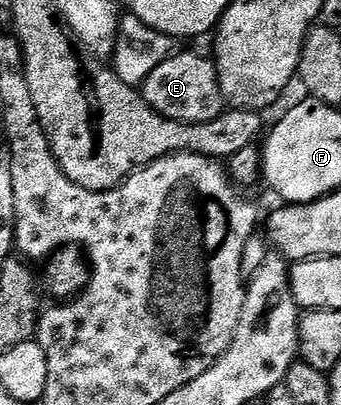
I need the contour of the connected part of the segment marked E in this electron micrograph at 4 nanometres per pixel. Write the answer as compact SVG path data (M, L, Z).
M177 50L174 51L172 56L161 62L147 76L139 89L141 96L147 102L147 106L151 106L151 110L163 114L163 118L171 118L188 124L202 124L219 118L219 114L226 111L227 108L225 95L219 84L216 63L208 55L206 56L200 56L197 52L181 52L181 50Z

